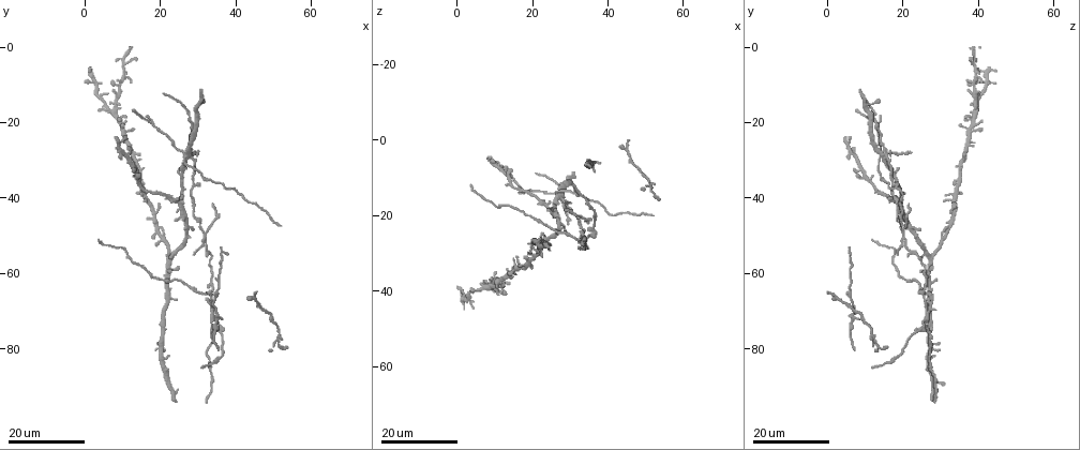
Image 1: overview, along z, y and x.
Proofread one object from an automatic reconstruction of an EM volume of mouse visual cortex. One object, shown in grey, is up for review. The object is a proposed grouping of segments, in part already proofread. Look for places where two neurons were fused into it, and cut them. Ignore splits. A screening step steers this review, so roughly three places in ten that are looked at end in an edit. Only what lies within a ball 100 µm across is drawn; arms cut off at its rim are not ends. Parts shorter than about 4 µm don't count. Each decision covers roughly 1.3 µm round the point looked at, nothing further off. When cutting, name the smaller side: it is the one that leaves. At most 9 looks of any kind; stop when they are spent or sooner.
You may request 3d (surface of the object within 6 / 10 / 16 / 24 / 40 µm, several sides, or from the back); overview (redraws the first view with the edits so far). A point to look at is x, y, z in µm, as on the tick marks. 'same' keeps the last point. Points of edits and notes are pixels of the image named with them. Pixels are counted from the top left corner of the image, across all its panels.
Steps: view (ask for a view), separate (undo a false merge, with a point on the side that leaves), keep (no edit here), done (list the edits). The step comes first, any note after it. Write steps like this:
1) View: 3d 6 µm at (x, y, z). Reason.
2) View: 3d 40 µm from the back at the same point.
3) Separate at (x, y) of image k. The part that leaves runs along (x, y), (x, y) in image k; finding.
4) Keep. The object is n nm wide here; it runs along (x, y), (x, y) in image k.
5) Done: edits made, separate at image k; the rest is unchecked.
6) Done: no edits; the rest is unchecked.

View: 3d 24 µm at (32.5, 49.5, 20.0). A fork.

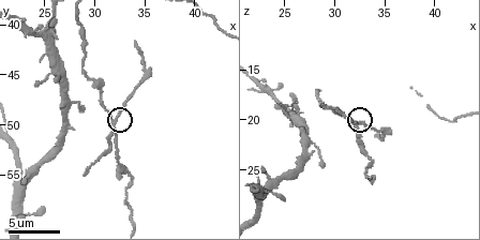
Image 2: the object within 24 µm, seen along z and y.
View: 3d 6 µm at the same point. Closer look.

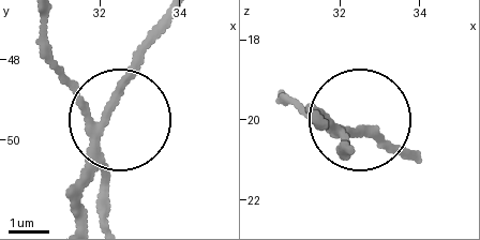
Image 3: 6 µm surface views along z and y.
Separate at (76, 200) of image 3. The object is 190 nm wide here; two neurons meet here.

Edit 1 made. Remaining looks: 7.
View: overview. See it whole again.

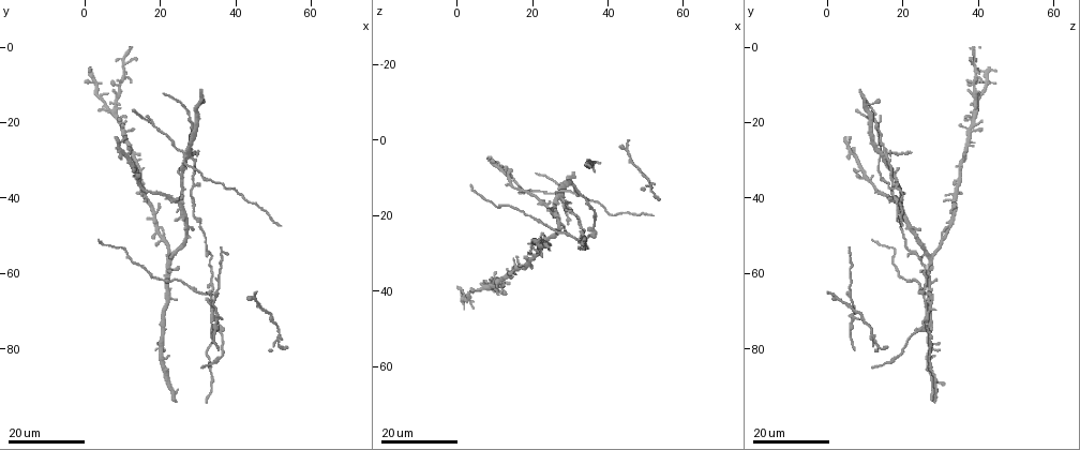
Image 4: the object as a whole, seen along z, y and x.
View: 3d 16 µm at (34.0, 72.0, 26.5). Looks like a crossing.

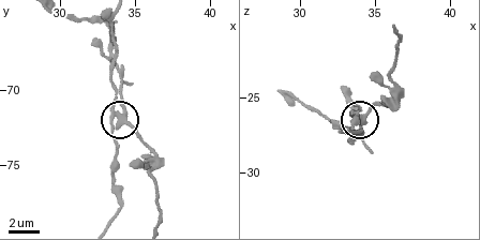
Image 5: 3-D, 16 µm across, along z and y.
View: 3d 6 µm at (34.2, 72.2, 26.2).

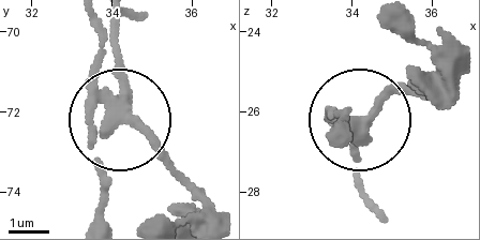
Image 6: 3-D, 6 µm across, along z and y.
Separate at (141, 132) of image 6. 4 arms meet here; two neurons meet here.

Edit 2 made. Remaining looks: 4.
View: overview.

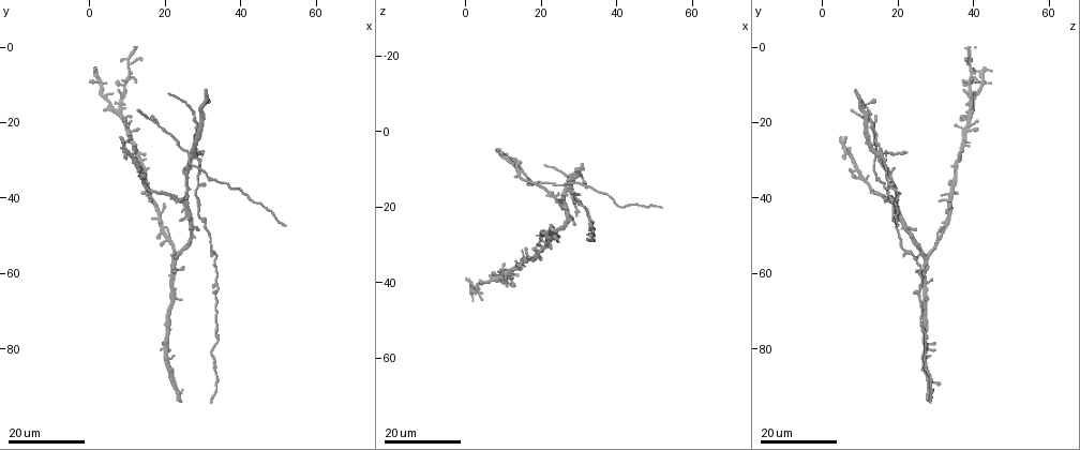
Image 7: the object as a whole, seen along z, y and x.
View: 3d 16 µm at (34.0, 64.0, 26.0). Calibre changes.

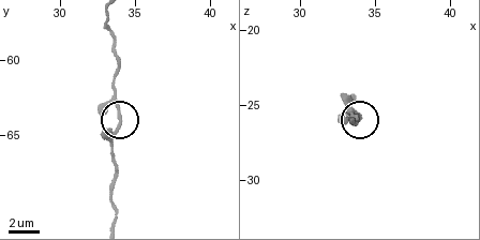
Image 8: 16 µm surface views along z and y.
View: 3d 10 µm at (34.0, 63.8, 25.8).

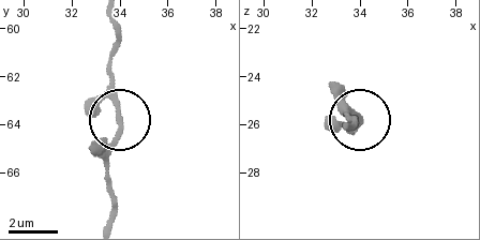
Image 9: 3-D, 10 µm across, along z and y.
Keep. It runs along (114, 19), (118, 124), (105, 178) in image 9; continuous, no second neuron.

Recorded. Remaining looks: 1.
View: 3d 10 µm at (33.2, 54.8, 23.4). Sudden change in width.

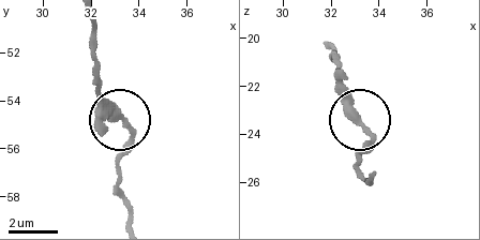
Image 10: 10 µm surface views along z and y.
Keep. All the same neuron.

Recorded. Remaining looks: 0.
Done: edits made, separate at image 3, separate at image 6; the rest is unchecked.

